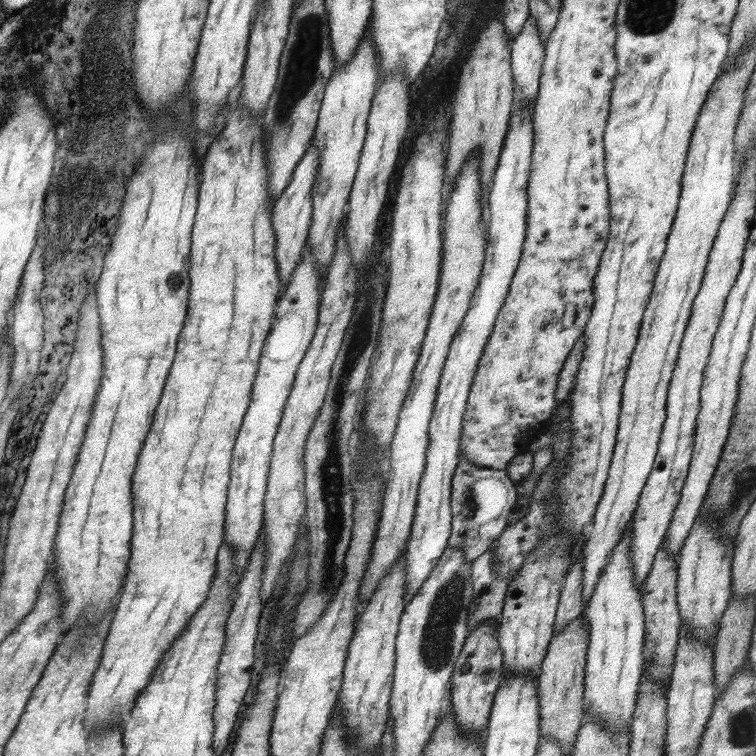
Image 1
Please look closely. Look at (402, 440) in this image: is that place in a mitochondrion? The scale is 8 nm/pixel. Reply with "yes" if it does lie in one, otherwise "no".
no

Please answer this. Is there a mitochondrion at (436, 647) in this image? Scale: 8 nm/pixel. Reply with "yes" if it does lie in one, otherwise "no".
yes

